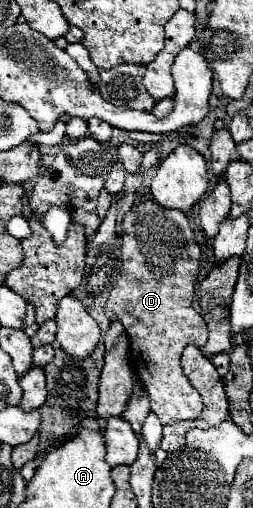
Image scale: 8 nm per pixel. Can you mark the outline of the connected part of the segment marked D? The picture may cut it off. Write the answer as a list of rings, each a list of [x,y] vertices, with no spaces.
[[[141,203],[133,207],[129,213],[125,213],[121,223],[121,239],[123,239],[123,273],[117,279],[115,287],[111,289],[111,295],[105,303],[105,315],[109,321],[121,321],[129,343],[131,343],[131,367],[143,387],[149,393],[151,399],[151,411],[159,417],[163,425],[183,421],[183,419],[195,419],[201,409],[203,401],[197,393],[197,389],[183,377],[181,371],[181,353],[185,345],[197,345],[203,347],[207,343],[207,327],[199,313],[193,309],[193,297],[195,297],[195,285],[197,285],[197,273],[199,273],[199,259],[201,249],[195,243],[193,231],[189,227],[189,221],[183,211],[175,209],[163,209],[157,203]]]

